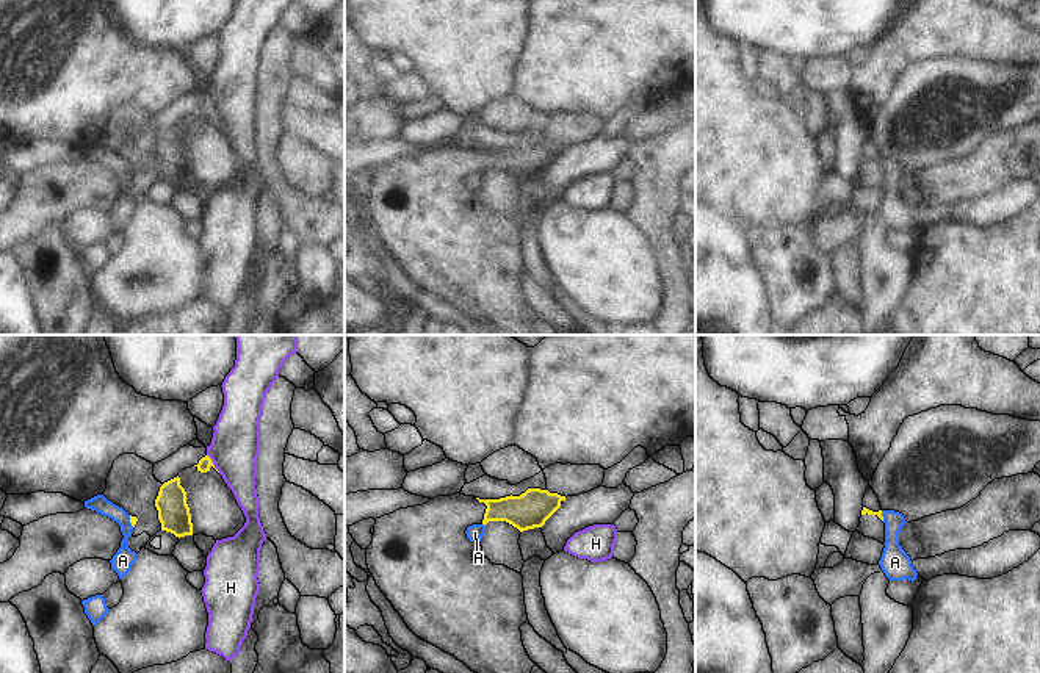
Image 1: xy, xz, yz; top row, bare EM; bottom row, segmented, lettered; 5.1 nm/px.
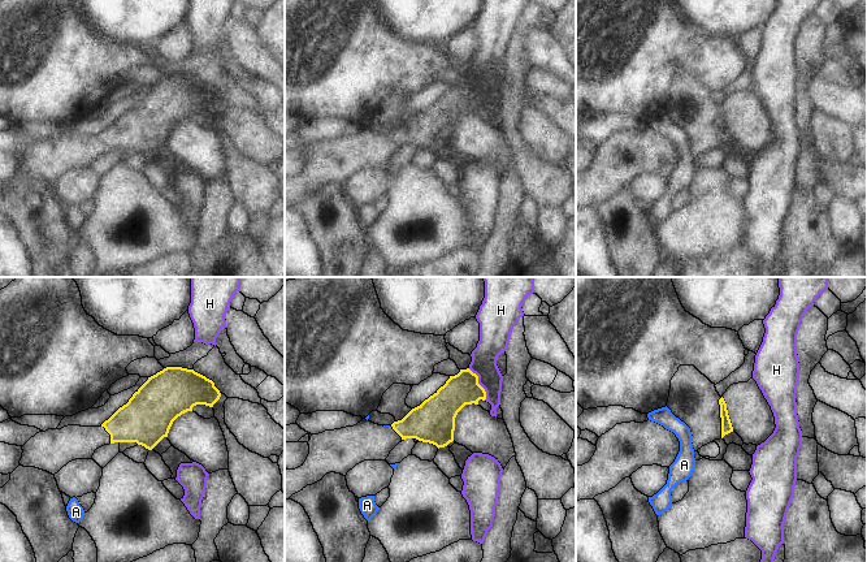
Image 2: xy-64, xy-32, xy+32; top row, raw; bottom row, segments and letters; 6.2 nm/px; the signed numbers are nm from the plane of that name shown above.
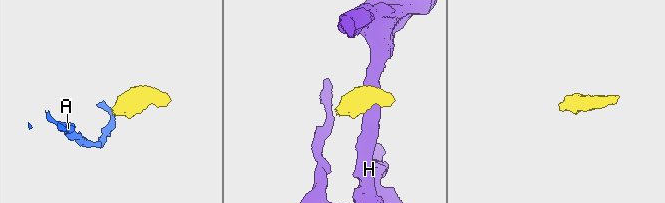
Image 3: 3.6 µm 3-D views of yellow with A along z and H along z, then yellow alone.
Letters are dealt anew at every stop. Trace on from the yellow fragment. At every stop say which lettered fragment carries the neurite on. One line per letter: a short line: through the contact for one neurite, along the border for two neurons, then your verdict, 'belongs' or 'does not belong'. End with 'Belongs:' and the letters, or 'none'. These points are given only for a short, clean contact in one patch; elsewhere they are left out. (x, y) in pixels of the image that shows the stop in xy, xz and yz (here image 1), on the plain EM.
A: xy (129, 165), (129, 171), (133, 176) | does not belong
H: xy (207, 104), (220, 121) | does not belong
Belongs: none

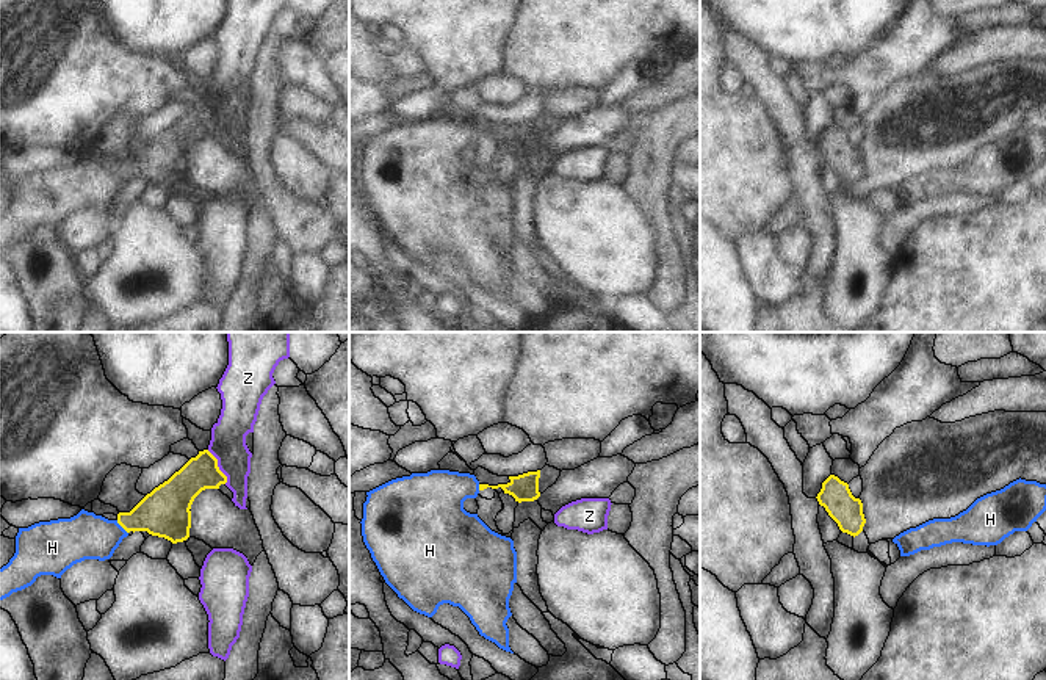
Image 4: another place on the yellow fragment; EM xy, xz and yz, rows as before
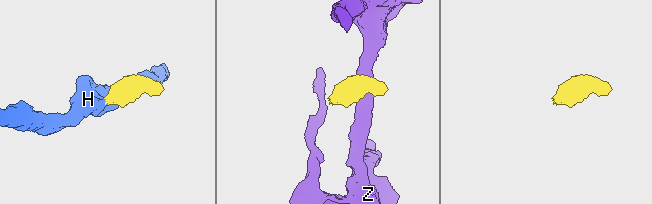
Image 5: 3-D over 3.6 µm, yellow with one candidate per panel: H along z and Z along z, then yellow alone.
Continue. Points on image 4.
H: xy (165, 162), (149, 163), (121, 174), (104, 185), (85, 185) | belongs
Z: xy (207, 99), (216, 108), (226, 132) | does not belong
Belongs: H

